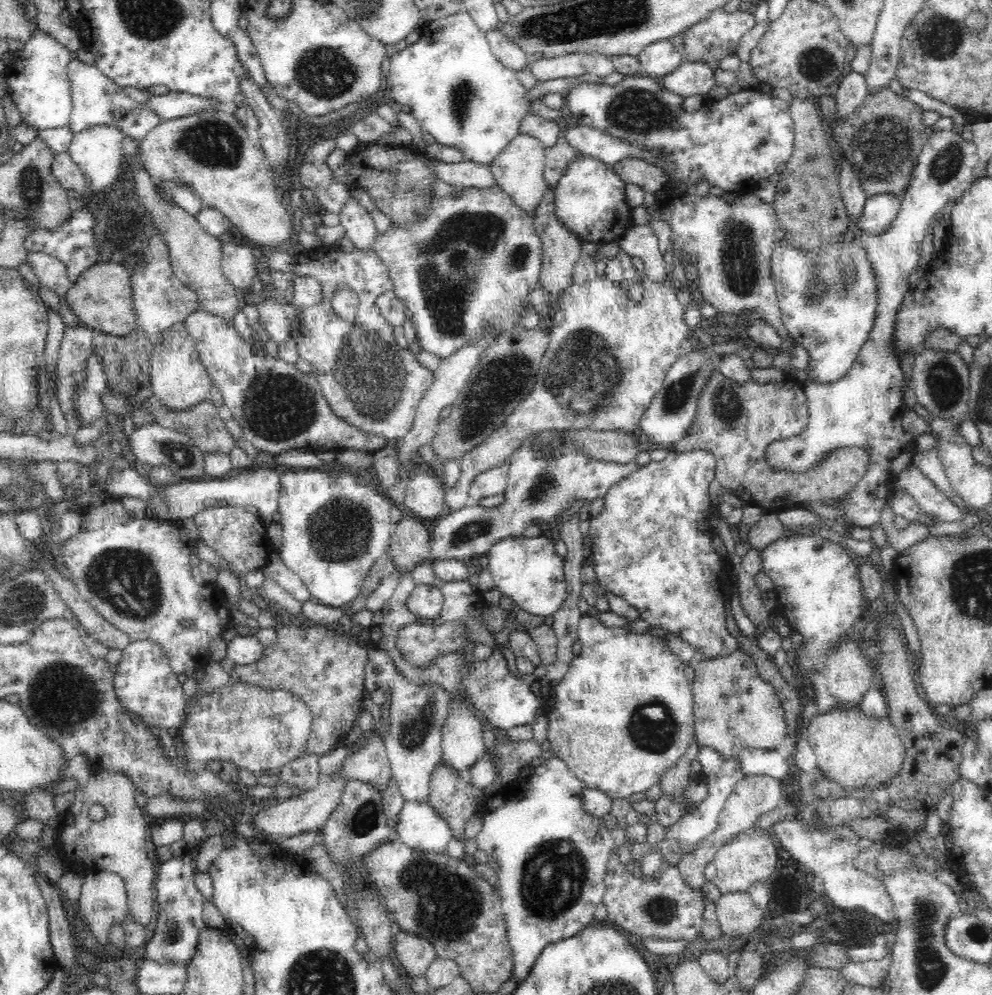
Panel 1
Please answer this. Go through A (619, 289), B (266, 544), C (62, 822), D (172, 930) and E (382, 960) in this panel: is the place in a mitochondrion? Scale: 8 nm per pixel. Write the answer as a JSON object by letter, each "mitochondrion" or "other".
{"A":"other","B":"other","C":"other","D":"mitochondrion","E":"other"}

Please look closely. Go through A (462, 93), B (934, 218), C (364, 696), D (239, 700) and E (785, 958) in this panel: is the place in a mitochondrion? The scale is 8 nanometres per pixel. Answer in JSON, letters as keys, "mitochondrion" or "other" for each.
{"A":"mitochondrion","B":"other","C":"other","D":"mitochondrion","E":"mitochondrion"}

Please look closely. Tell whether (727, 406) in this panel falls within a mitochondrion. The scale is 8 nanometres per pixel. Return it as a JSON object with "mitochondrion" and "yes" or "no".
{"mitochondrion":"yes"}

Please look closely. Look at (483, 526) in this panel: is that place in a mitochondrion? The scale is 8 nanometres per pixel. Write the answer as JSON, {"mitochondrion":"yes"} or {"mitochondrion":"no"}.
{"mitochondrion":"yes"}

